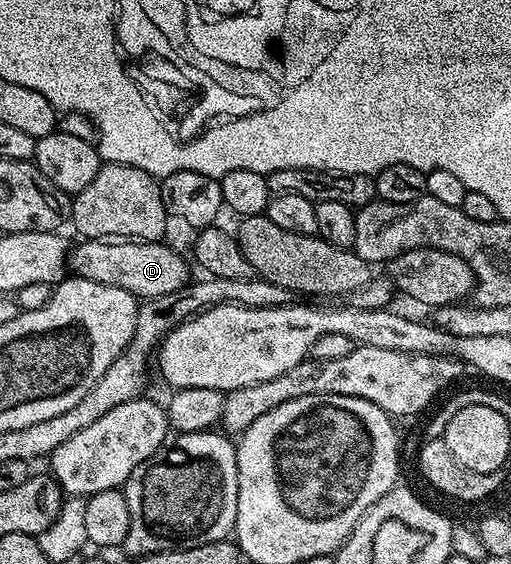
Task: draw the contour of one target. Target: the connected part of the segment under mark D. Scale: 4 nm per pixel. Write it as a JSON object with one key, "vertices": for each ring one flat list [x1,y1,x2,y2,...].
{"vertices":[[84,240,72,252,71,271,83,280,102,282,102,286,118,286,141,301,156,300,166,294,180,292,189,283,188,264,179,251,164,242,151,240]]}

